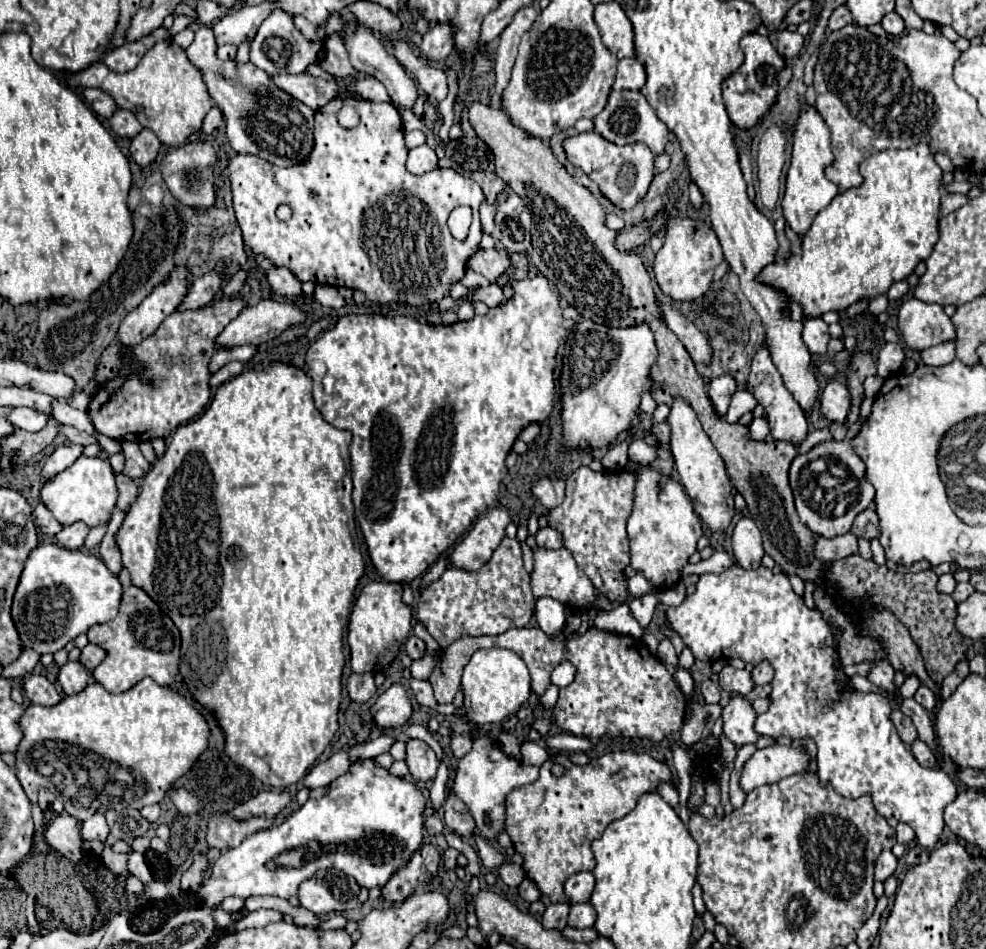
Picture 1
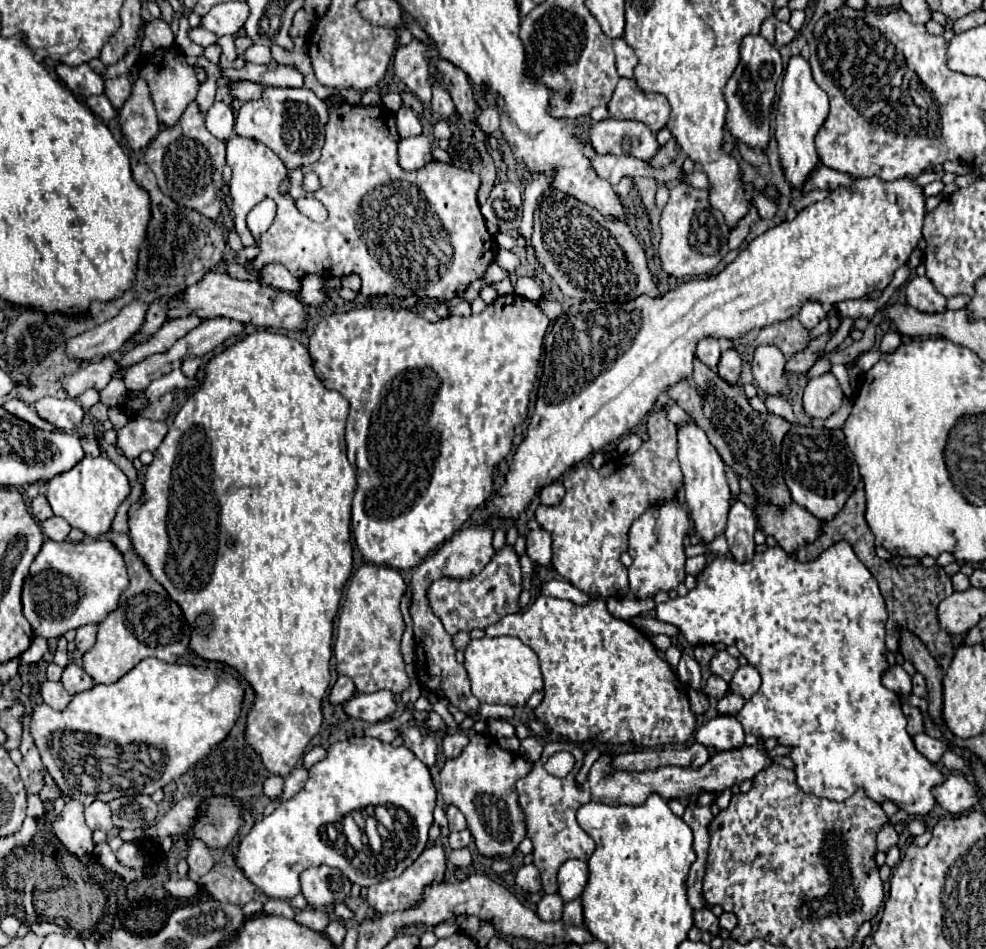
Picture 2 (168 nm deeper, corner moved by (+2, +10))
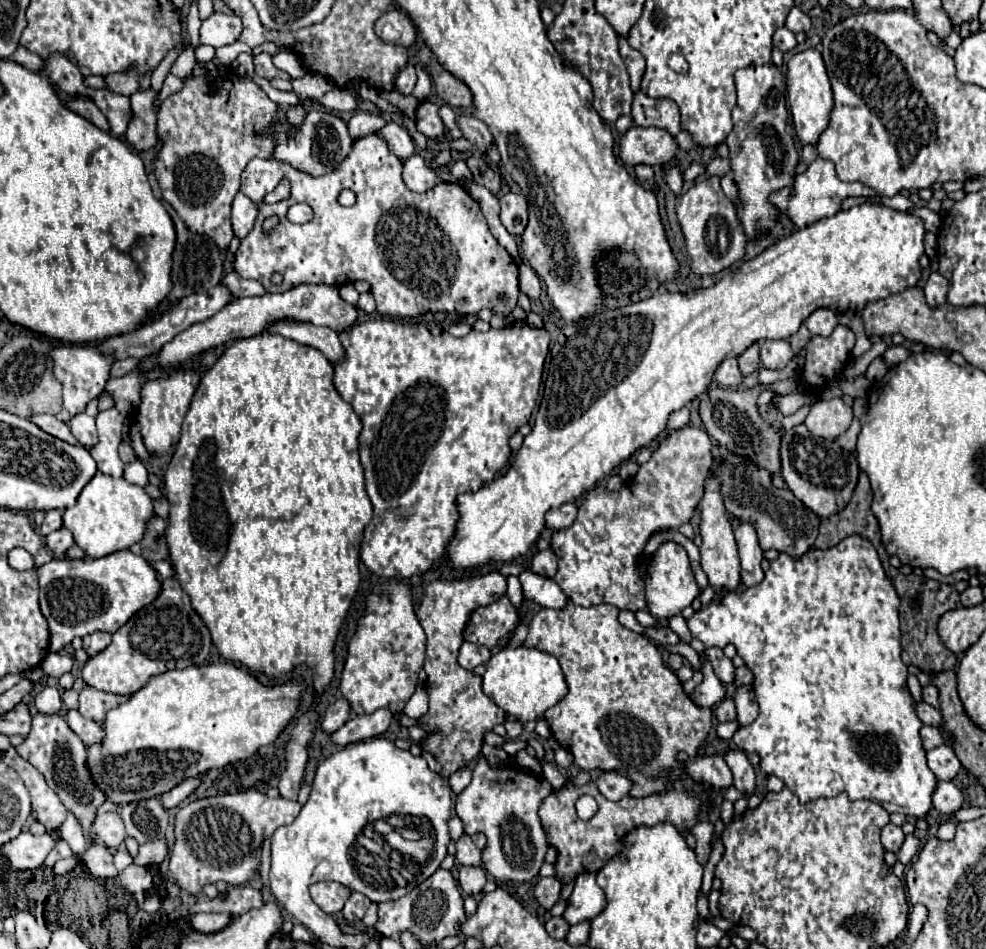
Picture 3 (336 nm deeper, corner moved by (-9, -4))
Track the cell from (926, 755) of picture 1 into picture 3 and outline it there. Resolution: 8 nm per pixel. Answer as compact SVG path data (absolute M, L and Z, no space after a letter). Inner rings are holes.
M941 744L927 752L927 762L937 780L953 780L961 770L961 762L957 760L955 752L949 744Z

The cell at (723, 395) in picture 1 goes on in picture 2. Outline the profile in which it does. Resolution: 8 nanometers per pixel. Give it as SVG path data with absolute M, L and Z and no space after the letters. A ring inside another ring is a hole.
M734 346L724 350L722 358L720 358L720 364L718 364L718 374L728 384L736 384L738 378L740 378L740 370L742 370L742 356L740 356L740 352Z

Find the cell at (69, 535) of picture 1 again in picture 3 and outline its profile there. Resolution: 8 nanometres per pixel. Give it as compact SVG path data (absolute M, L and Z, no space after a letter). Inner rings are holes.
M61 528L61 530L55 530L51 532L47 538L45 538L45 544L47 548L53 552L53 556L57 558L63 558L67 554L67 550L75 544L71 532L67 528Z

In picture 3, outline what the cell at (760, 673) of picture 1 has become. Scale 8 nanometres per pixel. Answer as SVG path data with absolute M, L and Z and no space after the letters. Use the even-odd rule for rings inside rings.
M753 686L737 688L733 700L735 700L735 708L737 708L737 720L741 726L751 724L759 716L759 704L757 704Z

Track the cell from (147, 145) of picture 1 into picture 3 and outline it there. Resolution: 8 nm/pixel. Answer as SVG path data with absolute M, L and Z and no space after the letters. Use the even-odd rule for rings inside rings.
M153 88L131 94L133 118L129 122L125 138L137 152L147 152L157 144L157 112L159 112L159 108L155 106L157 96L159 92Z

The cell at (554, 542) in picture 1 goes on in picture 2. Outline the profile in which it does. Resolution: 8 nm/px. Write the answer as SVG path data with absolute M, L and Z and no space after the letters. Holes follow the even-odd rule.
M538 528L528 532L526 536L526 554L534 564L540 566L550 566L550 558L552 558L552 538L546 530Z

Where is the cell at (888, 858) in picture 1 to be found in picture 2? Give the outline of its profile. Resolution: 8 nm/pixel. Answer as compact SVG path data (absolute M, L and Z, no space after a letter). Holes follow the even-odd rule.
M886 822L880 830L878 830L878 840L876 840L876 844L878 844L878 850L882 850L882 852L886 852L890 846L894 846L898 842L898 834L896 834L896 830L894 830L894 824L892 822Z

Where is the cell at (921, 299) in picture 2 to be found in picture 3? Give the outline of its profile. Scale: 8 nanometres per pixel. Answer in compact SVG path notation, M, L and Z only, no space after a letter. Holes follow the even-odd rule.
M935 272L935 274L929 276L923 292L925 292L927 304L931 308L939 308L939 306L943 306L947 302L947 280L941 274Z

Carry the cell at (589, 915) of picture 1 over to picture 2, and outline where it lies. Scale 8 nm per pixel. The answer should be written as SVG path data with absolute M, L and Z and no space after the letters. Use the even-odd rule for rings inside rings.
M580 898L568 902L564 906L564 916L562 916L564 924L572 924L572 926L580 926L582 924L582 904Z

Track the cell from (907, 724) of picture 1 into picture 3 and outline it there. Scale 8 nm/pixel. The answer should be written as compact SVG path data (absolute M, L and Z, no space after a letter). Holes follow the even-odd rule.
M923 726L921 728L921 740L923 740L923 748L925 750L931 750L939 744L943 744L943 736L941 736L941 730L935 728L935 726Z

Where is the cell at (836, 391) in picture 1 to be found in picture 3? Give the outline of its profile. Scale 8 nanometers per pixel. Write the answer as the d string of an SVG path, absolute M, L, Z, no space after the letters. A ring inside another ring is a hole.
M841 398L819 400L811 406L809 416L805 418L805 426L813 436L819 438L837 438L843 434L853 420L853 410Z

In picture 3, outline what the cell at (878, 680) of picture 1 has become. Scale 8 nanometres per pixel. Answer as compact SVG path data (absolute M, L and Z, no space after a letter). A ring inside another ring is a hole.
M917 702L915 704L915 710L917 710L917 716L919 716L919 720L923 722L923 724L931 724L931 726L937 726L937 728L941 728L941 712L937 710L937 708L933 708L933 706L929 706L927 702Z

